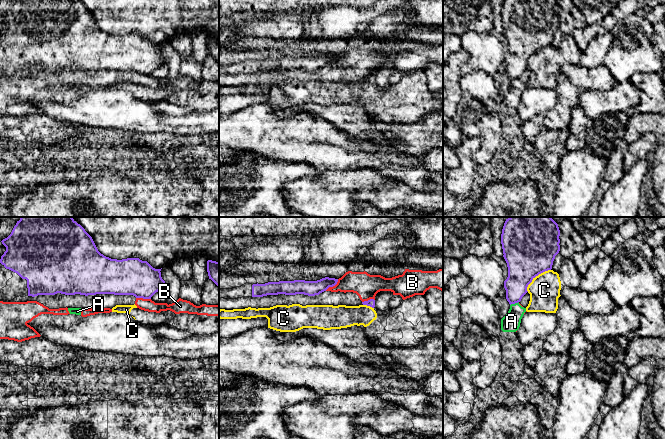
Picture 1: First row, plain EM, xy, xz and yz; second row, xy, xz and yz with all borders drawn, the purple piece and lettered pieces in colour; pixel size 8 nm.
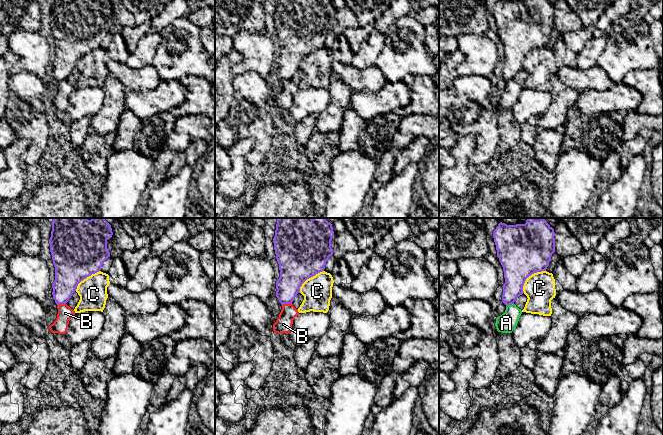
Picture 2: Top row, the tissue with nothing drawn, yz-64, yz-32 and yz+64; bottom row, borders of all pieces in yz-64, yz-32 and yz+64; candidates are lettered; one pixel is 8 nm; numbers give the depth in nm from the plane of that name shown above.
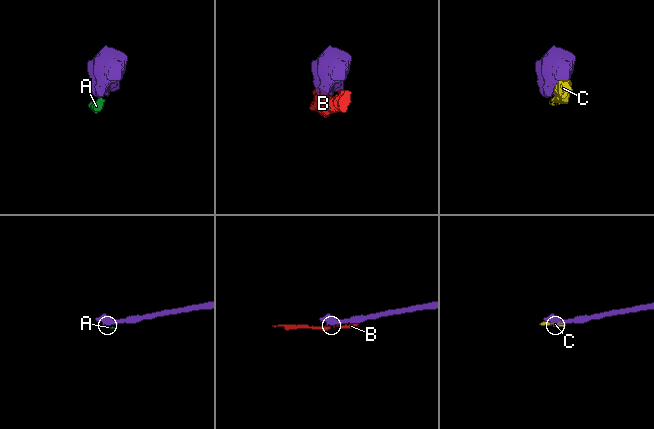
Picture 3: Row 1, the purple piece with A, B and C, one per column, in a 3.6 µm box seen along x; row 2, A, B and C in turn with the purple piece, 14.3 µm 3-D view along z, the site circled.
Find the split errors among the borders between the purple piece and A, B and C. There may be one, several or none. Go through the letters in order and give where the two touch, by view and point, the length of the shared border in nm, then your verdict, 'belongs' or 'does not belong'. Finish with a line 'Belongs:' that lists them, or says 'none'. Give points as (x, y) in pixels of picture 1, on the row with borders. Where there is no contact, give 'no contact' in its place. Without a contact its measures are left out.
A: meets purple in yz at (514, 303); contact 80 nm long; does not belong
B: meets purple in xz at (332, 286); contact 140 nm long; does not belong
C: meets purple in yz at (536, 275); contact 260 nm long; does not belong
Belongs: none

